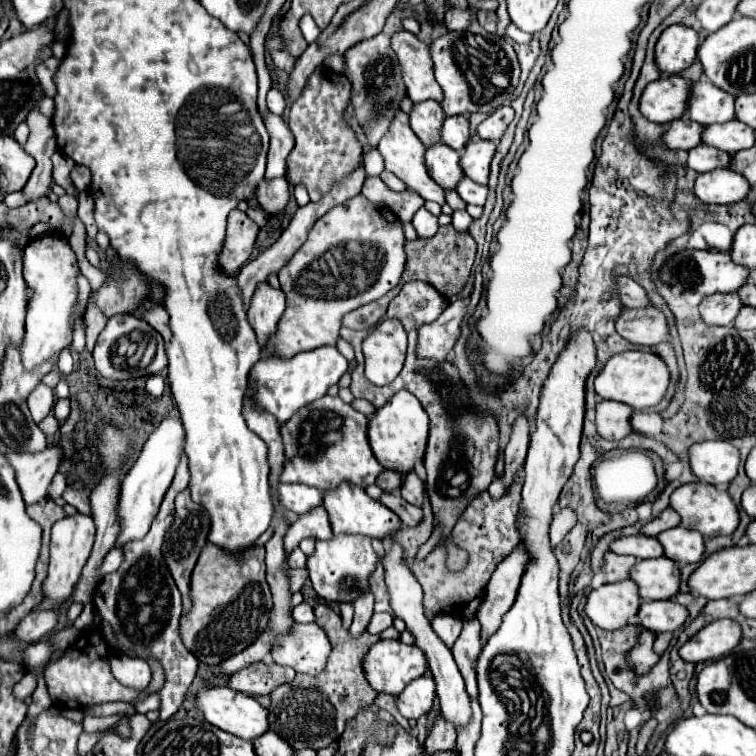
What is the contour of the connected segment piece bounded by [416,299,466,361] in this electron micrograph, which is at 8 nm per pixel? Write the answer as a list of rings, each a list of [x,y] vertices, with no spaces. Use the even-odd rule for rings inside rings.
[[[458,299],[450,303],[434,323],[418,327],[416,355],[420,359],[444,361],[460,337],[460,323],[464,313],[466,313],[466,303]]]

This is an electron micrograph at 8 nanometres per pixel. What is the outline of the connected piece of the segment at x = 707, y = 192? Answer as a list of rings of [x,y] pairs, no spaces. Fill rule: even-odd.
[[[714,169],[700,173],[694,183],[694,195],[702,203],[736,203],[742,201],[750,191],[746,179],[732,169]]]

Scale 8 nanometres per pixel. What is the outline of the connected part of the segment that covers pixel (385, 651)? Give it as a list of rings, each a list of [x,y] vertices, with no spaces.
[[[382,639],[368,649],[368,653],[362,659],[362,665],[364,665],[364,675],[368,683],[376,691],[398,695],[406,687],[406,683],[410,683],[412,679],[420,677],[426,671],[426,657],[414,645],[404,645],[398,639]]]

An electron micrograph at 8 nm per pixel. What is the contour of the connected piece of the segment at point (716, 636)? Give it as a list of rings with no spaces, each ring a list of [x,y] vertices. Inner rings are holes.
[[[718,619],[700,629],[692,639],[688,639],[678,655],[688,663],[712,661],[728,655],[742,639],[742,629],[732,619]]]

